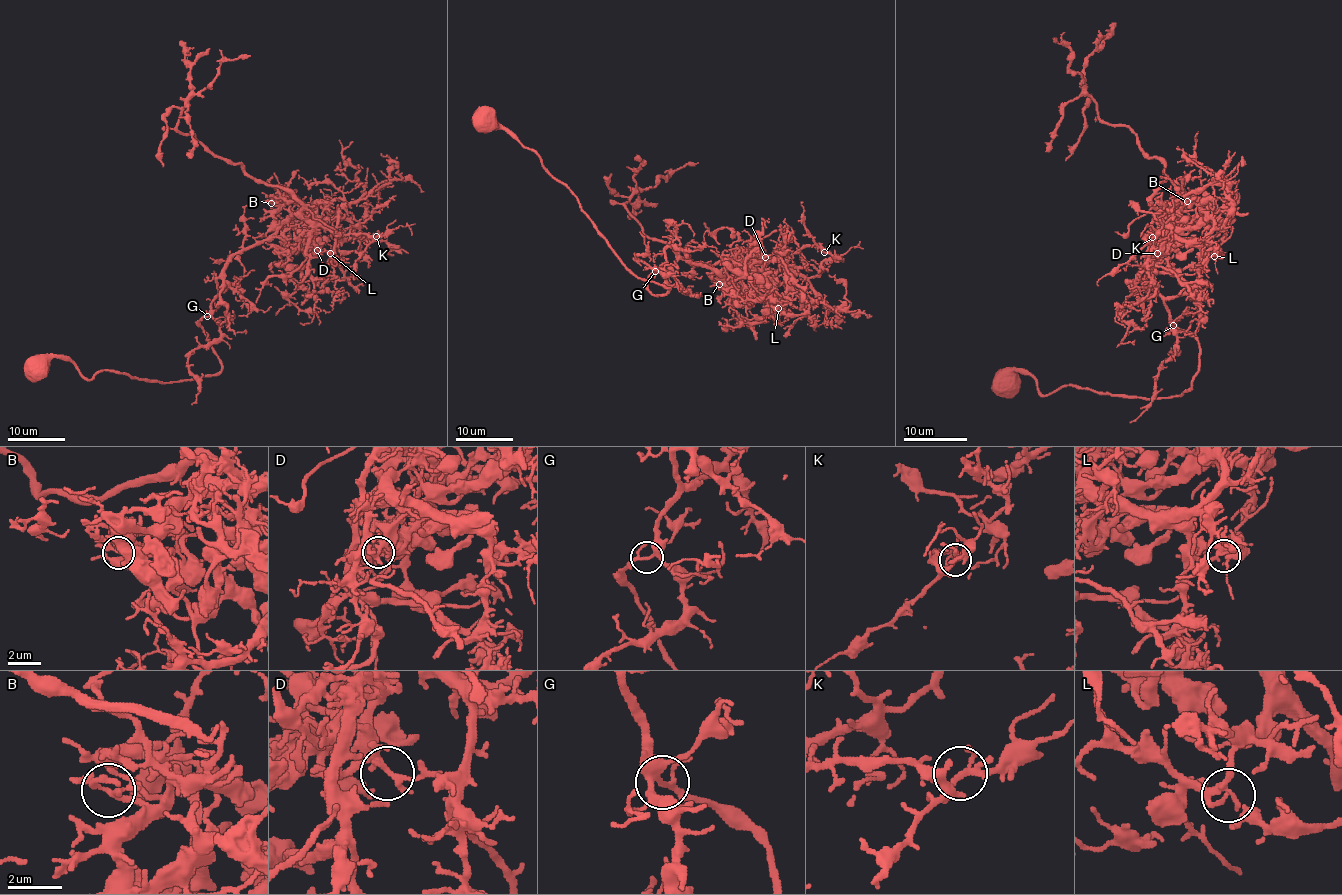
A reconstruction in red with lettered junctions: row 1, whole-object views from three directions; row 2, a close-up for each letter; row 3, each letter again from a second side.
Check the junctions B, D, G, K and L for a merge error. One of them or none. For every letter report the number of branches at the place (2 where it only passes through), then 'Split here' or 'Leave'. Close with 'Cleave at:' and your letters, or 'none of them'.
B: Branches: 4. Leave
D: Branches: 4. Leave
G: Branches: 4. Leave
K: Branches: 4. Leave
L: Branches: 4. Leave
Cleave at: none of them

